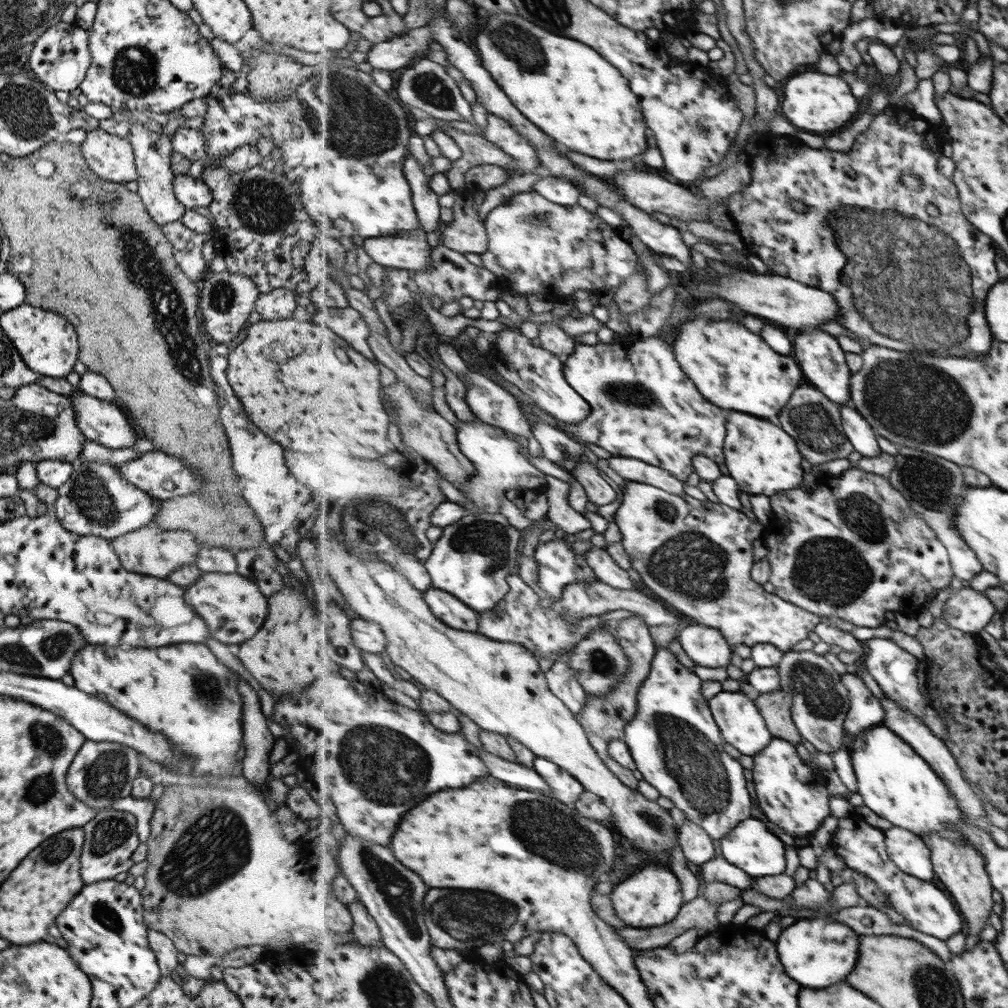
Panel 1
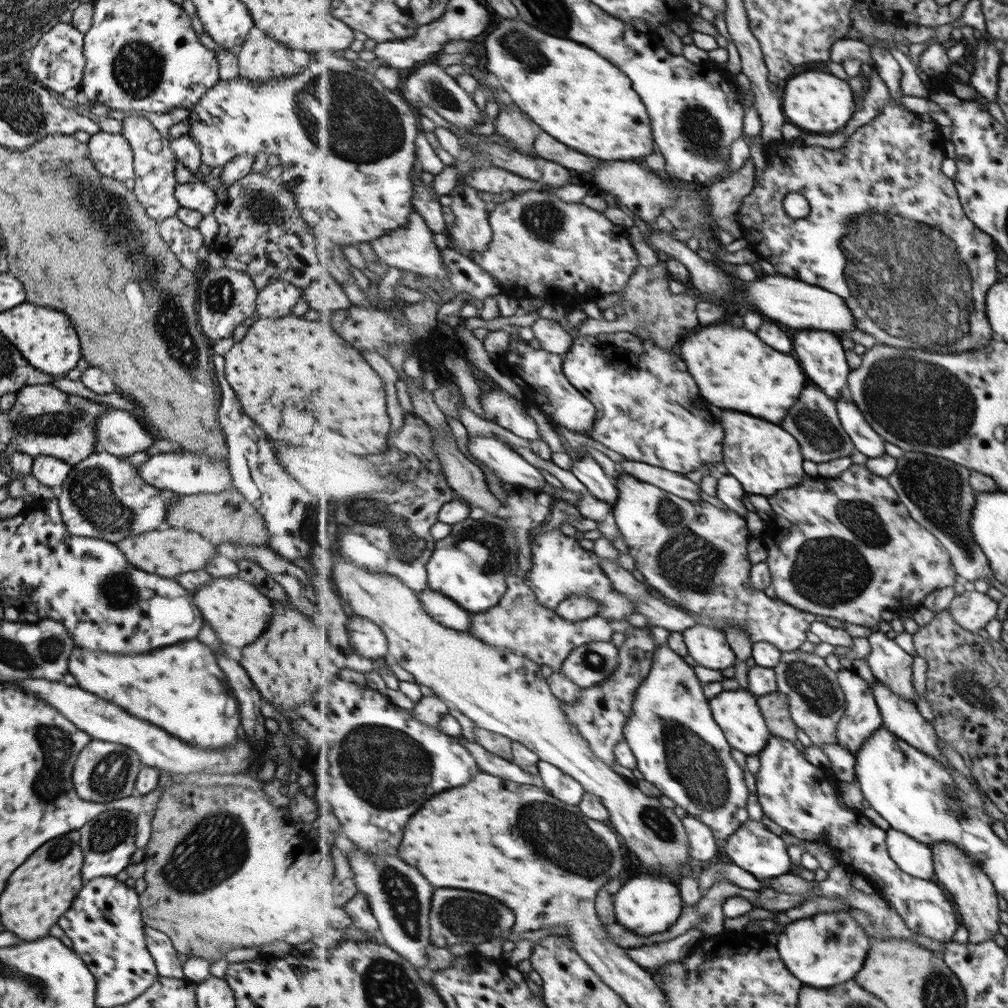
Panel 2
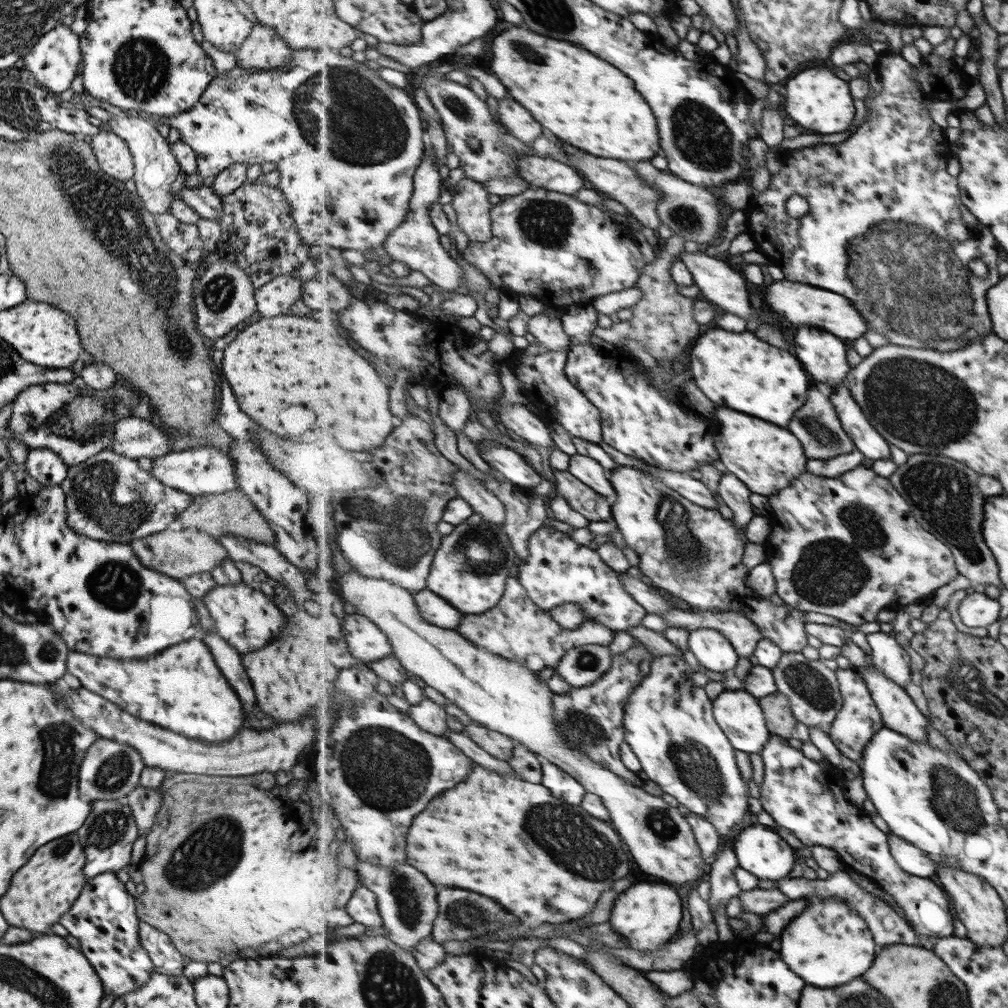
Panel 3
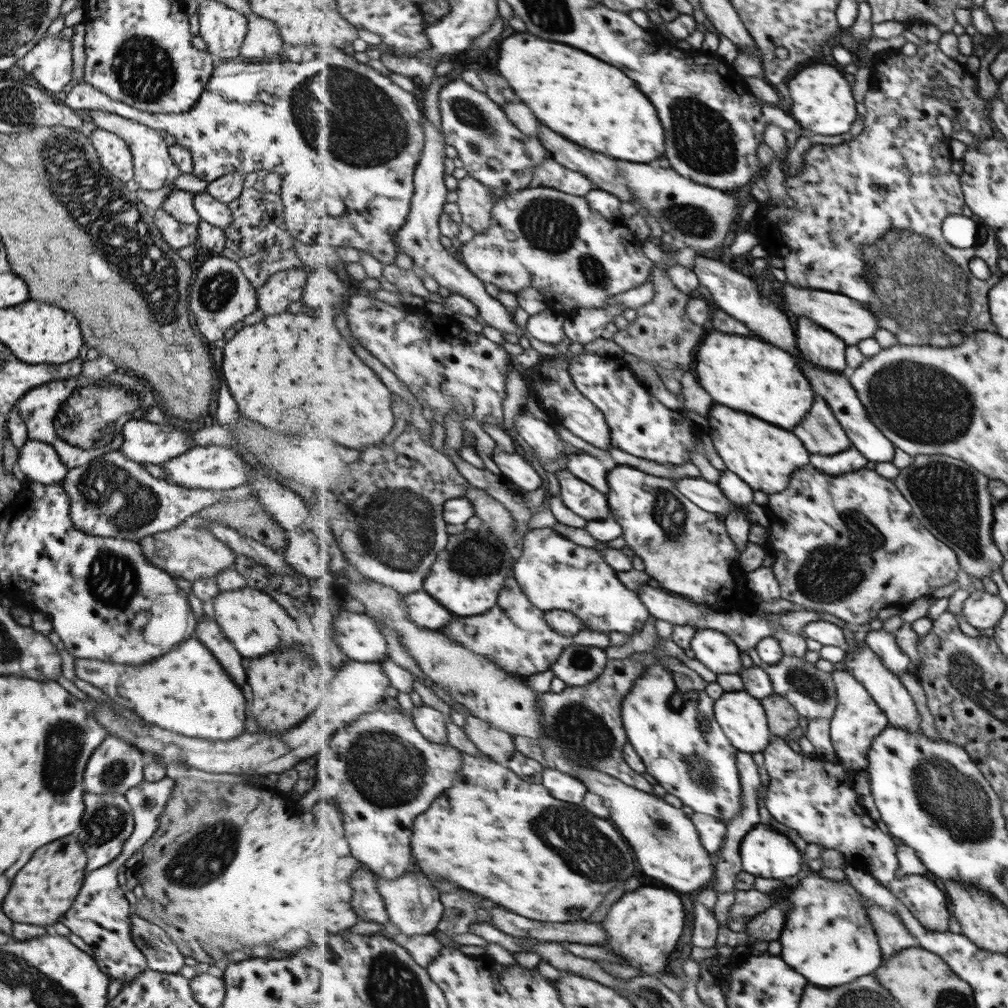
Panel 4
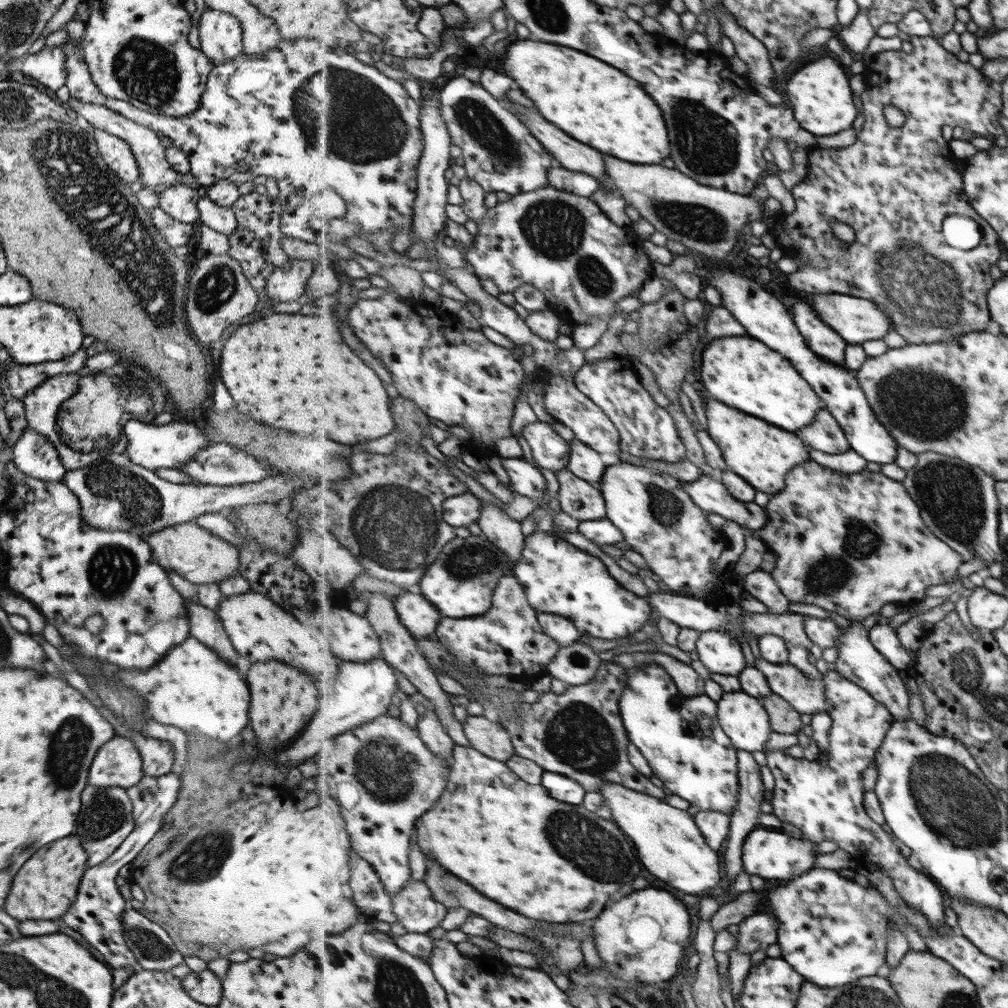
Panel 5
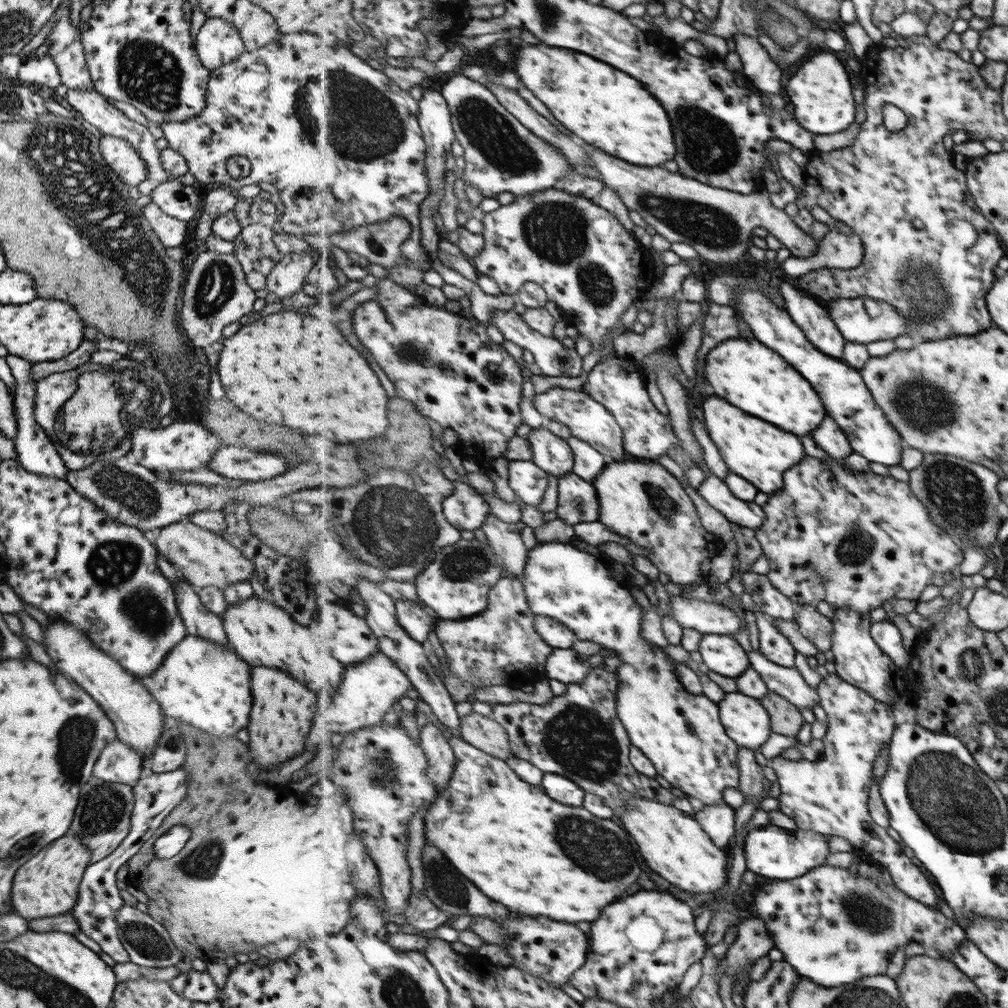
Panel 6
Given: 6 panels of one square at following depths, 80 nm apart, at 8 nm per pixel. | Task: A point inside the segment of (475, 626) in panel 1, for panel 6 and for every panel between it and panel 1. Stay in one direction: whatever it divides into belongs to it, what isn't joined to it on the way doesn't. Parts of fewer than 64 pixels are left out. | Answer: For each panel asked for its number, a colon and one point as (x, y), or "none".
2: (442, 609)
3: (438, 611)
4: (425, 610)
5: (419, 615)
6: (412, 617)

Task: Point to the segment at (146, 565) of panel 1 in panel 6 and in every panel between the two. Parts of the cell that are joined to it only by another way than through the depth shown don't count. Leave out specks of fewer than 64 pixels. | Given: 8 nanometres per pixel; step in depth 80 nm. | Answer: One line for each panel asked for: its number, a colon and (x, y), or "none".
2: (167, 552)
3: (177, 554)
4: (191, 553)
5: (187, 549)
6: (201, 557)

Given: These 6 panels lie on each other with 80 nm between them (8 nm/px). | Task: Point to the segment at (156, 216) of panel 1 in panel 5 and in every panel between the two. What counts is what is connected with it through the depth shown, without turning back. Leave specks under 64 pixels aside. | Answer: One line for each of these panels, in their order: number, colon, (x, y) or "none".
2: (153, 161)
3: (155, 167)
4: (153, 168)
5: (154, 170)

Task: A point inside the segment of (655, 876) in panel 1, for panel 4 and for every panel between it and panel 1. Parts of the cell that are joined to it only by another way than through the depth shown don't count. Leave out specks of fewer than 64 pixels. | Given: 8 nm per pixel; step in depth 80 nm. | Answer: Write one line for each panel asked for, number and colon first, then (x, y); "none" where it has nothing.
2: (647, 905)
3: (648, 915)
4: (645, 926)

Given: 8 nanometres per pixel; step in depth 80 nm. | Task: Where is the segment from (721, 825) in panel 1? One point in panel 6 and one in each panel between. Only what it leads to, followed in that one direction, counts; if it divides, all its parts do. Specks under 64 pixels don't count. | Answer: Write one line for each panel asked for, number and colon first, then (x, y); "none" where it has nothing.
2: (680, 748)
3: (670, 723)
4: (685, 749)
5: (681, 736)
6: (682, 734)

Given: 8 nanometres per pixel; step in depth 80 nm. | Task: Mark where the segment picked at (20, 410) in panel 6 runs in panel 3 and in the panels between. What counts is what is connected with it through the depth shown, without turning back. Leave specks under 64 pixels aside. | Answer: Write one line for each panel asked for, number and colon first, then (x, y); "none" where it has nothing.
3: (45, 467)
4: (36, 460)
5: (33, 456)

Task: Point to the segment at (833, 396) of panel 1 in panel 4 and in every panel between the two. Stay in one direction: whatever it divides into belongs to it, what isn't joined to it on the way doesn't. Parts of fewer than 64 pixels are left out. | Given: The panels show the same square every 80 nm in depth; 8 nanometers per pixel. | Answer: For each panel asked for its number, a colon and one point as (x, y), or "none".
2: (822, 353)
3: (825, 356)
4: (825, 349)

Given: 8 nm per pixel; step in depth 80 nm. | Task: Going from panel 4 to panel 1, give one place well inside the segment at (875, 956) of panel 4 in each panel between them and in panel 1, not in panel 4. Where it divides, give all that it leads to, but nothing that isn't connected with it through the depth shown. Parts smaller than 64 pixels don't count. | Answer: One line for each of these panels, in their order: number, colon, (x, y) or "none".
1: (818, 952)
2: (829, 948)
3: (829, 944)

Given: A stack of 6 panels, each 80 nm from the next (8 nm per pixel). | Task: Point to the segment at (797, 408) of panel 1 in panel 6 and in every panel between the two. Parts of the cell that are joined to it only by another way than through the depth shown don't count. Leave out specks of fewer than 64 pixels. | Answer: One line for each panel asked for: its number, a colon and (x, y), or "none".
2: (814, 420)
3: (818, 424)
4: (821, 431)
5: (825, 434)
6: (829, 436)

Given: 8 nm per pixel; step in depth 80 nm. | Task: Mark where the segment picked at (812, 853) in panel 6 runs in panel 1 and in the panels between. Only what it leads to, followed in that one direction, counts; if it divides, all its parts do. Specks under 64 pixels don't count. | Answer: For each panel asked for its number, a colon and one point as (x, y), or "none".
1: (751, 846)
2: (753, 847)
3: (760, 850)
4: (765, 852)
5: (769, 853)

